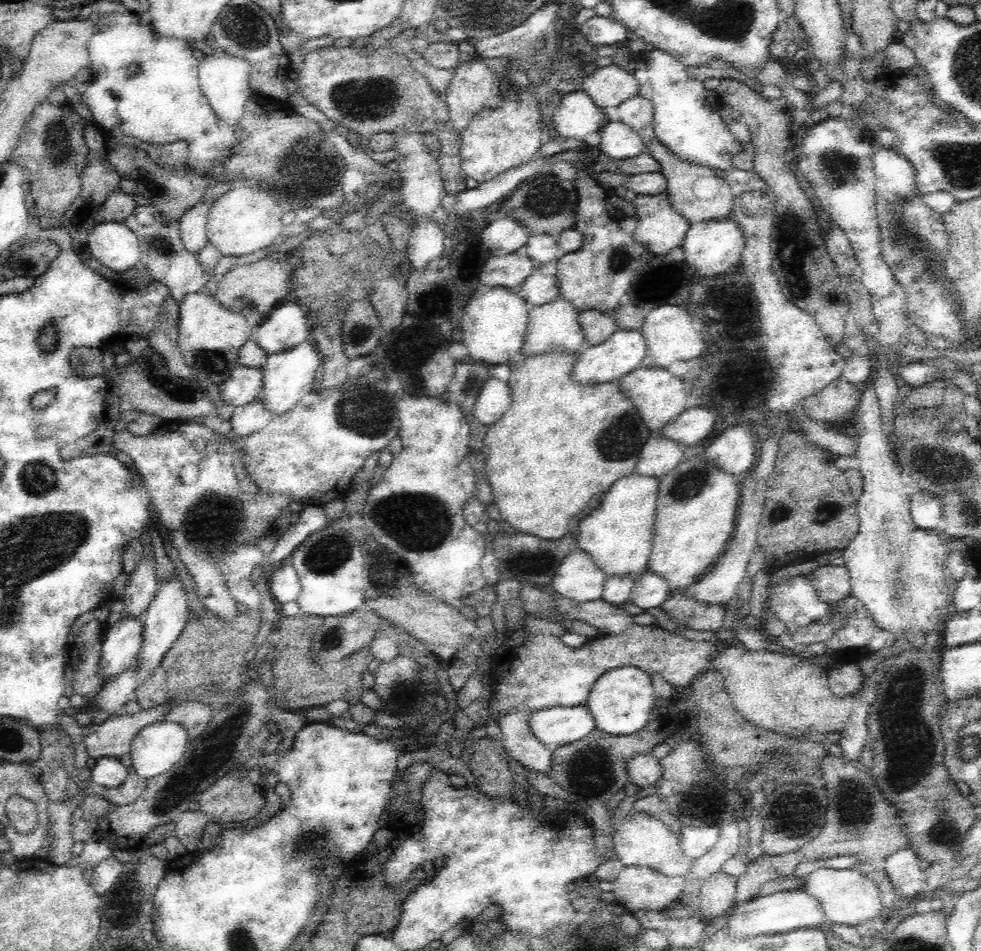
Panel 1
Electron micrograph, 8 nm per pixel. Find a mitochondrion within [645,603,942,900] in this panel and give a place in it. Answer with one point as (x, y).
(859, 810)

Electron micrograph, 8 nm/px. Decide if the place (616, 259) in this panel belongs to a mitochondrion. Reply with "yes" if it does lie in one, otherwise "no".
yes

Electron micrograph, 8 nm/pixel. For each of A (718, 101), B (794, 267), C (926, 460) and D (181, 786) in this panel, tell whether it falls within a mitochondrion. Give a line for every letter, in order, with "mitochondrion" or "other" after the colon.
A: other
B: other
C: mitochondrion
D: mitochondrion

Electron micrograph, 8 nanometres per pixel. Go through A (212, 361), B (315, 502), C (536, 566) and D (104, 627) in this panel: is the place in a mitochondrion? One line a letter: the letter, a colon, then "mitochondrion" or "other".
A: mitochondrion
B: other
C: other
D: other

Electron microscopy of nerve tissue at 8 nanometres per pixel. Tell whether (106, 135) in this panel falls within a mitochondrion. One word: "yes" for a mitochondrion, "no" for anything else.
no

